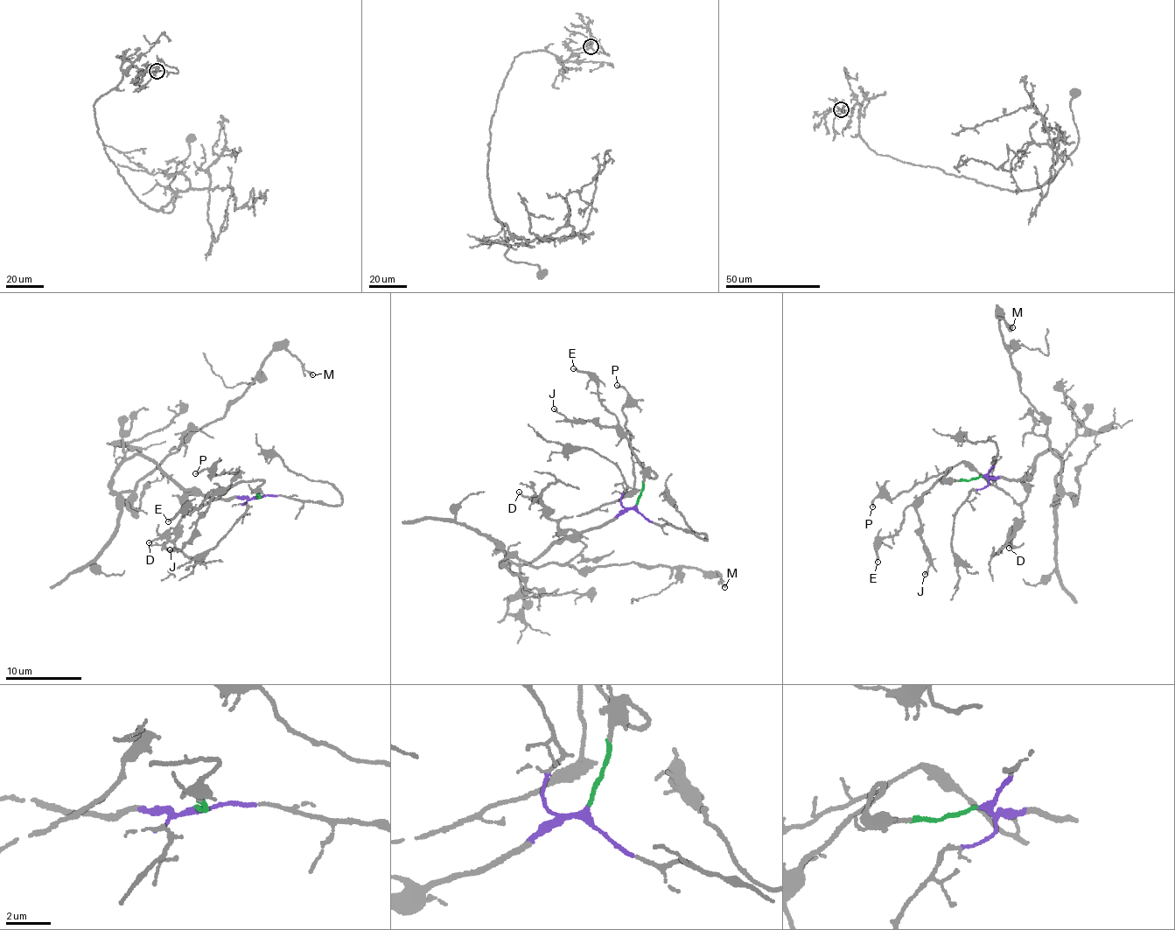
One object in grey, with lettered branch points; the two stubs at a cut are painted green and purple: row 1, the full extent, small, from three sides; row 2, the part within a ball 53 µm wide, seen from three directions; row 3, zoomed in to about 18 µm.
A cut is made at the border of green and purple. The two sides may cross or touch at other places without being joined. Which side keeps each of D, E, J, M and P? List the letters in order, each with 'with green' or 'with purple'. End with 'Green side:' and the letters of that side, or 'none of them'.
D: with purple
E: with green
J: with green
M: with purple
P: with purple
Green side: E, J

